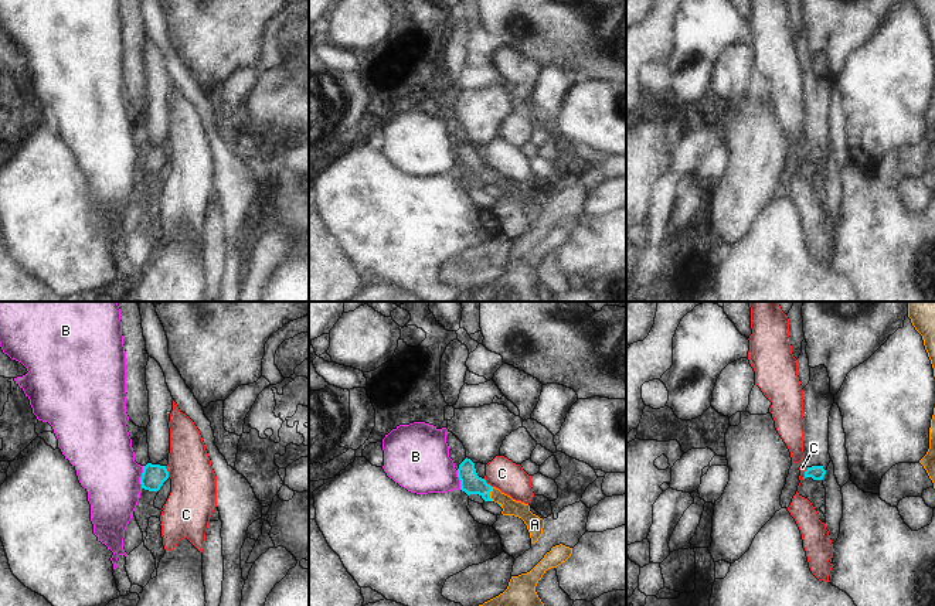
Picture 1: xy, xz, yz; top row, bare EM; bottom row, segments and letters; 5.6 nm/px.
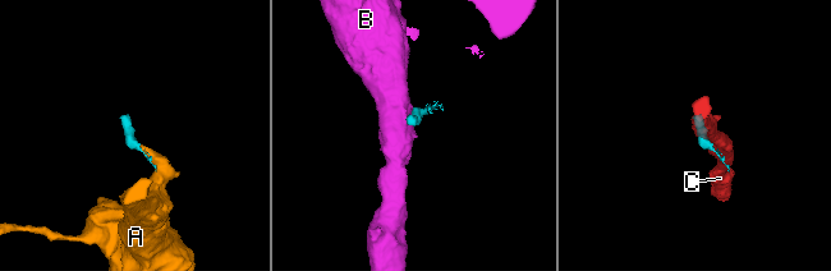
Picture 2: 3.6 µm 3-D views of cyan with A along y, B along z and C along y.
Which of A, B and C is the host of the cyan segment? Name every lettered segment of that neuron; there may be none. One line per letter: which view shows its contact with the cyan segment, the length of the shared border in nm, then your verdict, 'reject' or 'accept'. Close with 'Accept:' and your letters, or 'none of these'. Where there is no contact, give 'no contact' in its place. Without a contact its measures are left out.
A: contact in xz; length 80 nm; accept
B: contact in xy; length 130 nm; reject
C: contact in xy; length 70 nm; reject
Accept: A

